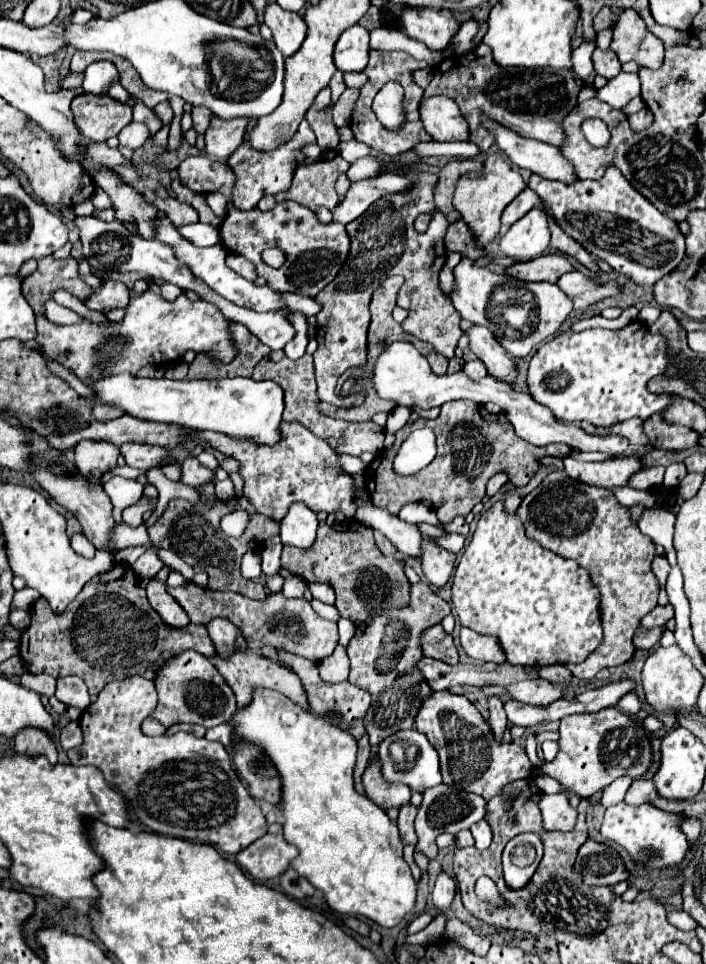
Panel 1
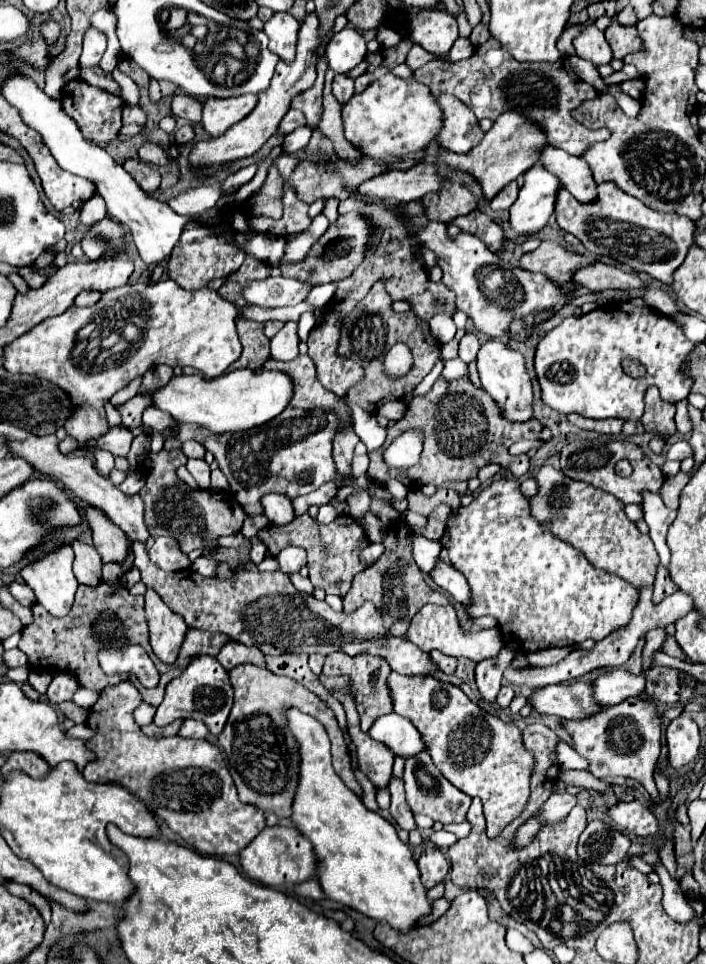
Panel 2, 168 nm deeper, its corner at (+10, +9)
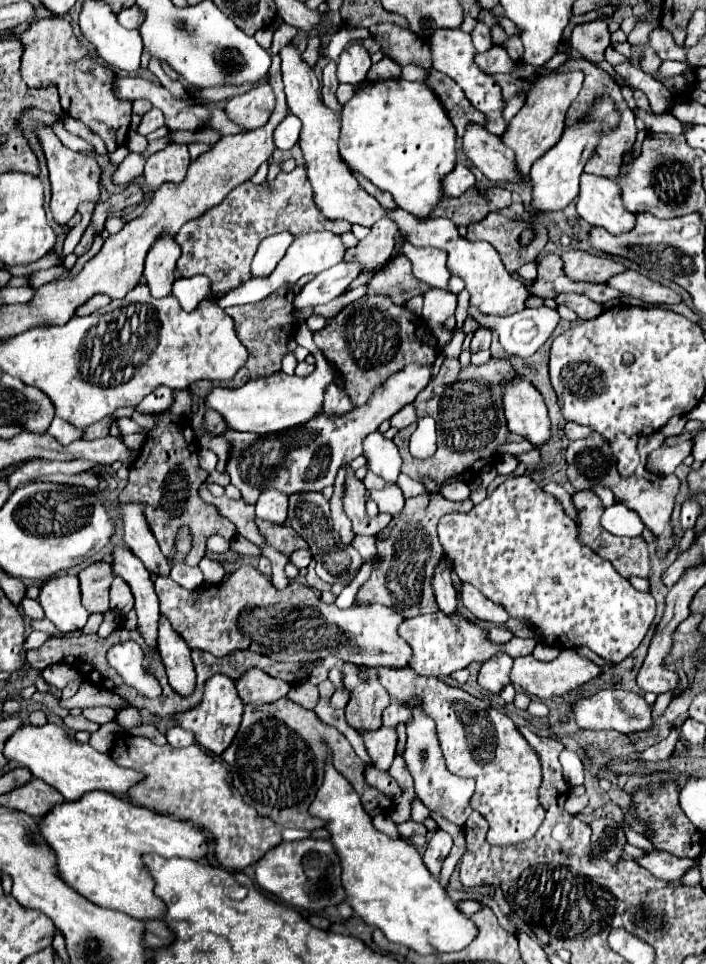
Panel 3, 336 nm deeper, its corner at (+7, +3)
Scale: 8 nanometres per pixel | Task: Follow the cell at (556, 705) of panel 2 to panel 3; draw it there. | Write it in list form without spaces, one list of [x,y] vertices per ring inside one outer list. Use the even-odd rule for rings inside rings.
[[[616,688],[598,690],[588,698],[576,698],[570,704],[570,714],[576,718],[576,724],[584,730],[616,730],[622,734],[630,734],[630,732],[650,730],[654,724],[650,718],[650,706],[644,702],[642,696]]]

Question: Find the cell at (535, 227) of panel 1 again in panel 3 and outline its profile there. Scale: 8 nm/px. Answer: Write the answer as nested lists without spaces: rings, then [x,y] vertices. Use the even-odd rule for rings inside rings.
[[[600,98],[600,100],[596,100],[596,108],[592,110],[592,114],[586,120],[582,120],[580,124],[576,124],[572,128],[566,128],[560,142],[554,148],[550,148],[548,154],[544,154],[540,160],[536,160],[532,164],[532,170],[530,170],[530,184],[532,184],[530,208],[534,212],[550,214],[550,212],[564,210],[578,196],[578,180],[580,180],[582,168],[584,168],[588,156],[592,156],[592,152],[598,144],[600,132],[616,126],[616,122],[618,122],[616,108],[612,106],[612,102],[608,98]]]

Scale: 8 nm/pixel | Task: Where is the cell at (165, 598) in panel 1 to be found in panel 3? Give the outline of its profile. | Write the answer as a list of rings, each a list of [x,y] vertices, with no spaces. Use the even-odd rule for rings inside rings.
[[[166,616],[158,620],[158,652],[166,666],[168,682],[180,694],[188,694],[194,690],[196,672],[190,660],[190,648],[184,638],[172,628]]]

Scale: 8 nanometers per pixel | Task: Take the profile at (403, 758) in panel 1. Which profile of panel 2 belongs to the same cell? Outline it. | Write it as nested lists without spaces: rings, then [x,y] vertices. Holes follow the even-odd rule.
[[[389,712],[381,718],[377,718],[375,724],[371,726],[369,734],[373,740],[387,744],[395,754],[399,754],[403,758],[411,758],[411,756],[419,754],[421,750],[425,750],[421,734],[413,726],[413,722],[409,722],[409,718],[399,716],[395,712]]]

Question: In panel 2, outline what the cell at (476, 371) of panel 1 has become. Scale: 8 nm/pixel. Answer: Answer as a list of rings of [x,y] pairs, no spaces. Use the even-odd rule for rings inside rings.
[[[467,332],[467,334],[459,340],[459,358],[469,364],[471,360],[475,360],[479,348],[481,348],[479,338],[477,338],[473,332]]]

